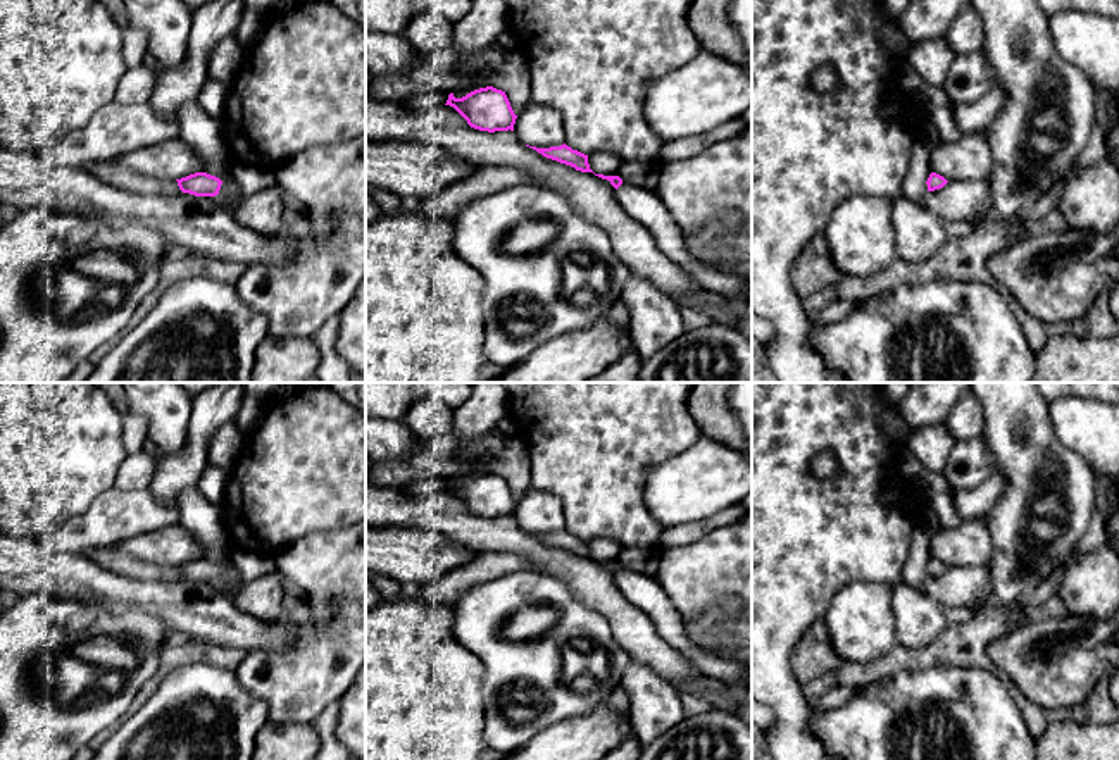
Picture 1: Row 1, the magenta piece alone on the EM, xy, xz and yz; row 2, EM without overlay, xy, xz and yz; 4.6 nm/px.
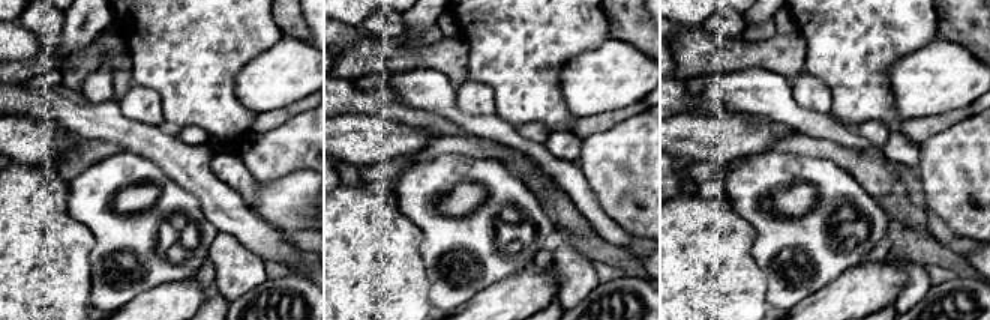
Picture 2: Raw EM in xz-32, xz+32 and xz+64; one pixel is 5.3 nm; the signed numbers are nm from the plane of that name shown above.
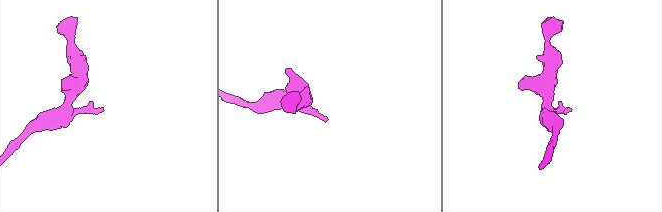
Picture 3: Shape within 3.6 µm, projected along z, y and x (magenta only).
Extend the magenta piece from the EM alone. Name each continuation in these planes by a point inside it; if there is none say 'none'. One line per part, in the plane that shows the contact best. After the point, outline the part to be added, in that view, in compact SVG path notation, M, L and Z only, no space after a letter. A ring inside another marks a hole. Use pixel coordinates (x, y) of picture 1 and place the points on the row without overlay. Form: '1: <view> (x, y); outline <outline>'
1: xz (643, 591); outline M622 569L617 574L617 588L633 605L652 617L659 634L679 650L703 677L726 686L752 681L752 669L709 655L685 636L681 617L655 577Z

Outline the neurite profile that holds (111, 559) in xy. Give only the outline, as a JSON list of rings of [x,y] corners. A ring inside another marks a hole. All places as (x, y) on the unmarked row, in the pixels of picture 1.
[[[97,548],[86,553],[100,567],[136,581],[178,581],[183,579],[176,565],[155,565],[131,558],[117,548]]]

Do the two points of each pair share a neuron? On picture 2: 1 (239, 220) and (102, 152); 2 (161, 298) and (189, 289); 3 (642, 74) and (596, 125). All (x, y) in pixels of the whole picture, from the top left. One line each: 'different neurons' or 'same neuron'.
1: different neurons
2: same neuron
3: different neurons

